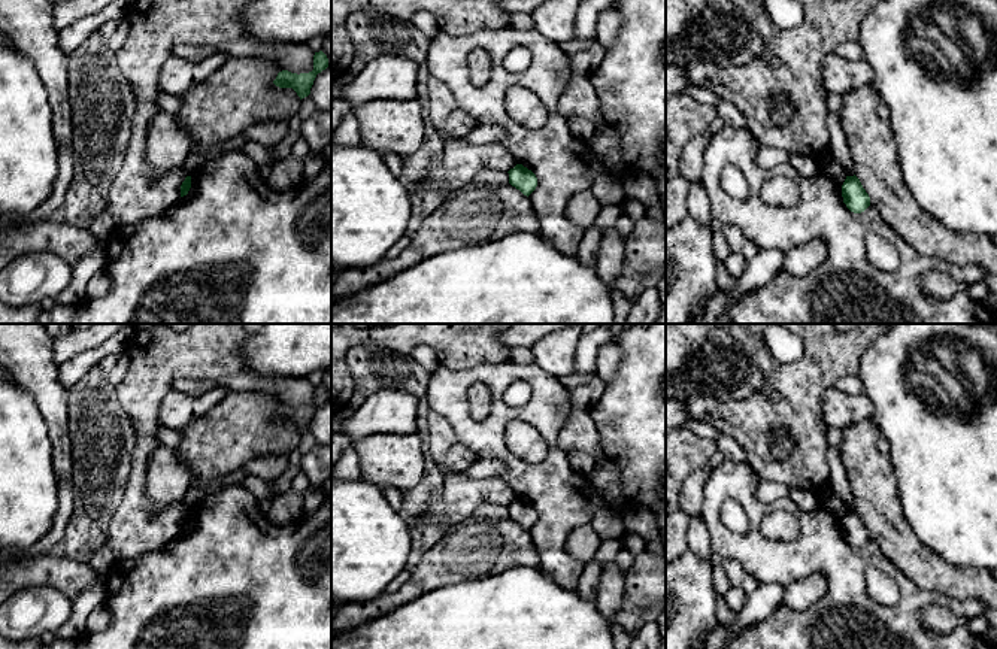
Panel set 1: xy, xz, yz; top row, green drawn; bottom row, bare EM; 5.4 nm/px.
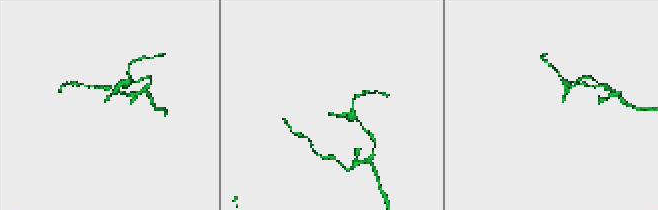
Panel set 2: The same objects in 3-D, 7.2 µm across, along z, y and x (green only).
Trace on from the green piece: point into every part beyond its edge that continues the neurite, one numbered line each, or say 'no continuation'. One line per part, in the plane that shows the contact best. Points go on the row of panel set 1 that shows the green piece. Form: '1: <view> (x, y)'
no continuation

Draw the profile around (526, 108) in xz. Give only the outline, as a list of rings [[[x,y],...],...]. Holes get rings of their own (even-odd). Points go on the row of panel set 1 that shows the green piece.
[[[518,85],[509,88],[504,107],[515,122],[528,130],[537,130],[548,121],[548,109],[542,100],[530,90]]]

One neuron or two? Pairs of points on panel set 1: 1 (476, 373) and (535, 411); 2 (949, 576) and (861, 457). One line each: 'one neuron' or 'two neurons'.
1: one neuron
2: one neuron

